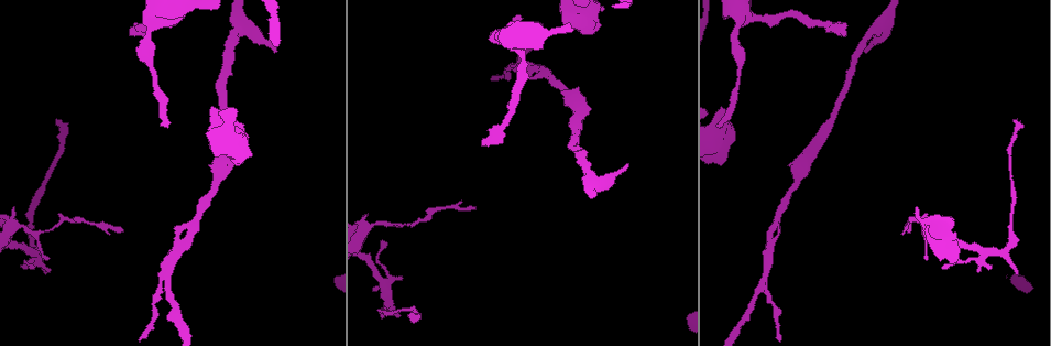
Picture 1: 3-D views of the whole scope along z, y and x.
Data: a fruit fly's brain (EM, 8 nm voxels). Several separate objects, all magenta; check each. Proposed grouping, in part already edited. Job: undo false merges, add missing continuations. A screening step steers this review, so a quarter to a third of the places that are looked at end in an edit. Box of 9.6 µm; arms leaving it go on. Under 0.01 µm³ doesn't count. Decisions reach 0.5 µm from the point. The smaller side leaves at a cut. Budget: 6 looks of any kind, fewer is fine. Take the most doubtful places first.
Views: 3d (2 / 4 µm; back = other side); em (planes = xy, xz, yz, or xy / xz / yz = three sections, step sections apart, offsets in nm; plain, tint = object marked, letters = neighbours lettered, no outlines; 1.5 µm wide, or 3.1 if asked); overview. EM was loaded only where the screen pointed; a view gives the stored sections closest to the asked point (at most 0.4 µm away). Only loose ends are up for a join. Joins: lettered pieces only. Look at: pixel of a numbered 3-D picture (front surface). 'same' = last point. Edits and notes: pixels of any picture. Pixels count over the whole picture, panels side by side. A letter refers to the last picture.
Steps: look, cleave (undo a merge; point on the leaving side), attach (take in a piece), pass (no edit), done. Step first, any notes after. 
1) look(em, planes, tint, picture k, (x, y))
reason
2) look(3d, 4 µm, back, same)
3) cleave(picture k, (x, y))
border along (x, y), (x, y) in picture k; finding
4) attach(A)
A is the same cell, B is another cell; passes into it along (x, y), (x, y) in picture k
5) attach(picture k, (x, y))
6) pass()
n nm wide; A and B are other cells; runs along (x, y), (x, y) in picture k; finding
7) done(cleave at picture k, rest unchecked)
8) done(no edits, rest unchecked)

look(3d, 4 µm, picture 1, (276, 50))
an open end

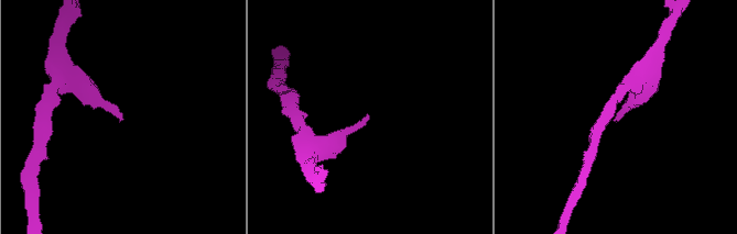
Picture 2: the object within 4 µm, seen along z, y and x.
look(em, xy, step 4, letters, picture 2, (614, 121))

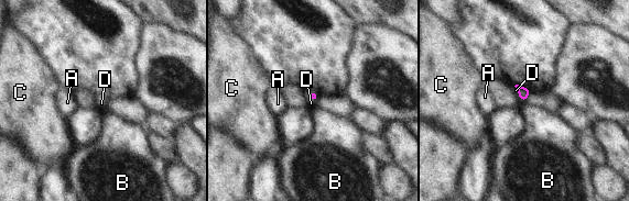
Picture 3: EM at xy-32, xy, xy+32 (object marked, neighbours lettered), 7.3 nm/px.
attach(D)
D touches over 90 nm; D is the same cell, A, B and C are other cells; it goes on there

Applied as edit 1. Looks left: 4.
look(overview)
see it whole again

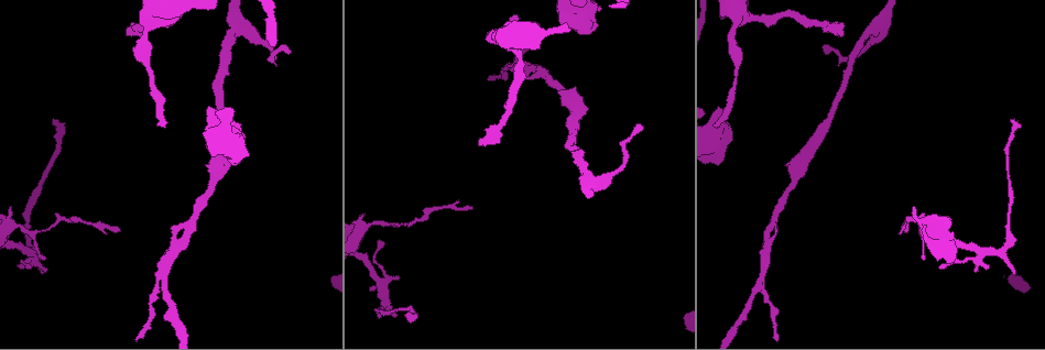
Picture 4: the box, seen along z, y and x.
look(3d, 4 µm, picture 4, (128, 35))
end of a long branch

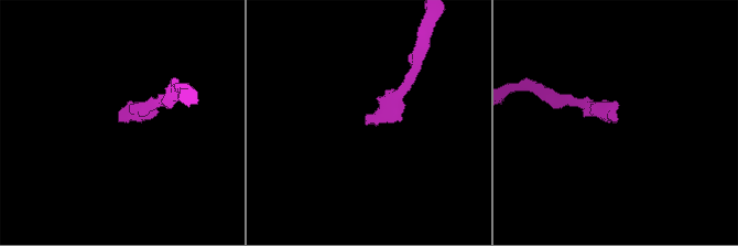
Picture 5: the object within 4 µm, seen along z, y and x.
look(em, xy, step 8, letters, picture 5, (617, 119))
now the EM

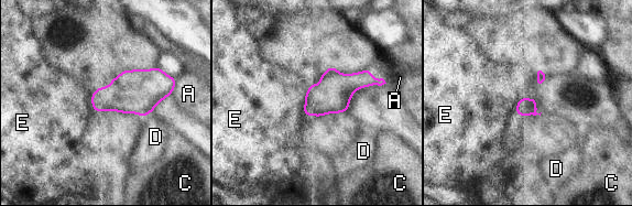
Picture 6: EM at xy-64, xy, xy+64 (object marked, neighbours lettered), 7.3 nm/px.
look(em, planes, letters, same)

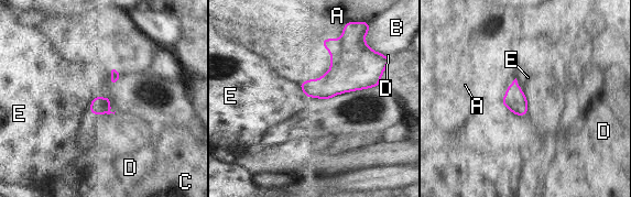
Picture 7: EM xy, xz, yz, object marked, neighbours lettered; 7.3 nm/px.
pass()
120 nm wide; E touches over 160 nm; A, B, C, D and E are other cells; no lettered piece goes on from it

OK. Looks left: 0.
done(attach at picture 3, rest unchecked)

